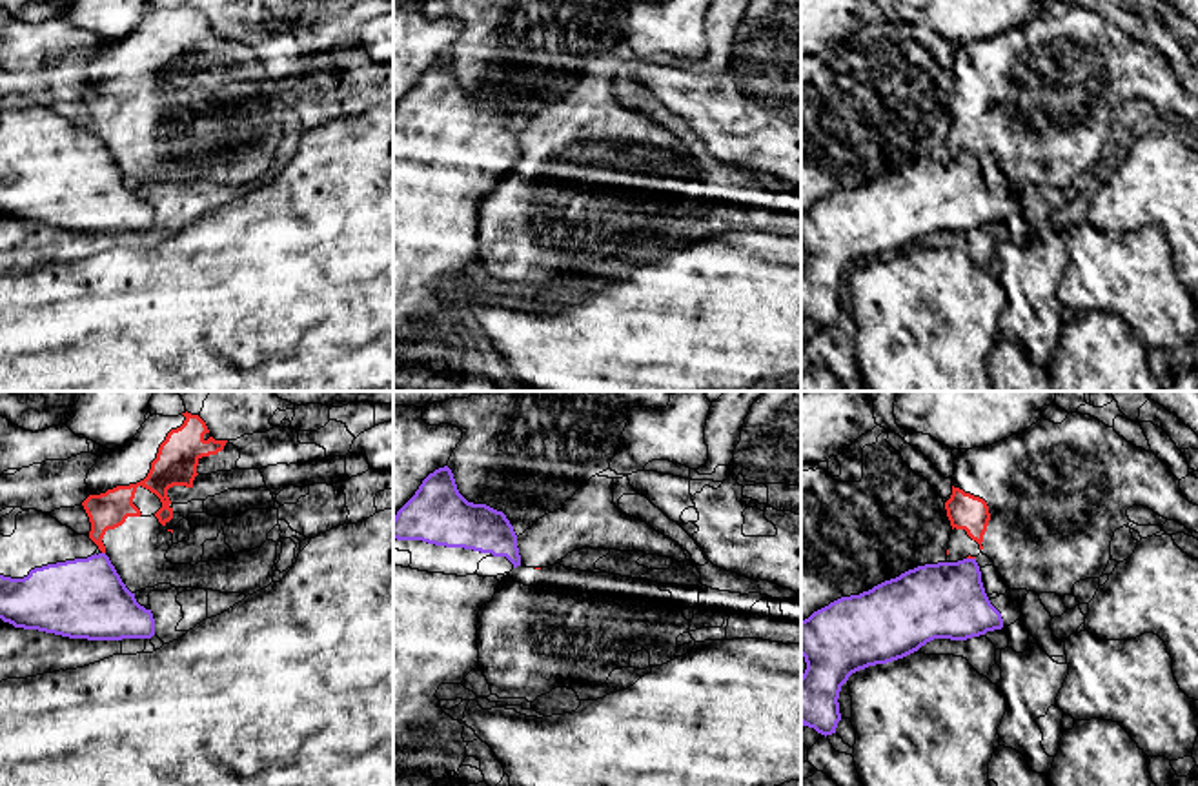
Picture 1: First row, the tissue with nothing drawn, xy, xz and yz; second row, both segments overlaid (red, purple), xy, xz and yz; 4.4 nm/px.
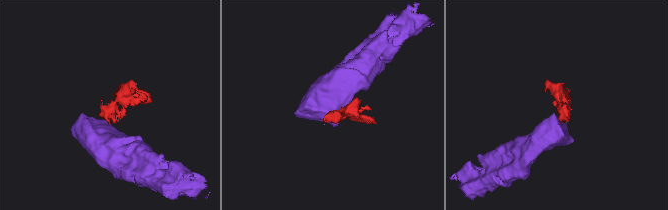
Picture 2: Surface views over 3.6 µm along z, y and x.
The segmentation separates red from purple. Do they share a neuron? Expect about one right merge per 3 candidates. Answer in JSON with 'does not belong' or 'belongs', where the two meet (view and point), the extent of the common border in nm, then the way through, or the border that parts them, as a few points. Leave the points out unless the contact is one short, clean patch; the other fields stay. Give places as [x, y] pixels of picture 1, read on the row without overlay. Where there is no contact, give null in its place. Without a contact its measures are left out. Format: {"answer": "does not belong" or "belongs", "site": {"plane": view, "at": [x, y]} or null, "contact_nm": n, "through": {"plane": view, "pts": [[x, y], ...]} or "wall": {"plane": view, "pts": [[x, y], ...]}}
{"answer": "does not belong", "site": {"plane": "yz", "at": [971, 150]}, "contact_nm": 40, "wall": {"plane": "yz", "pts": [[967, 150], [974, 151]]}}

